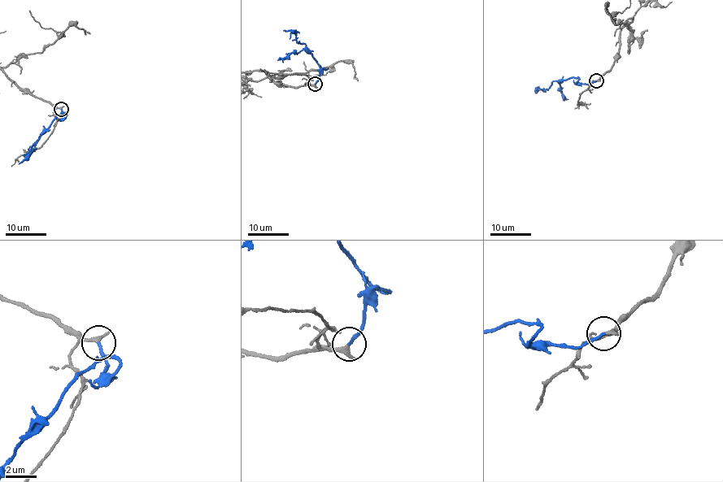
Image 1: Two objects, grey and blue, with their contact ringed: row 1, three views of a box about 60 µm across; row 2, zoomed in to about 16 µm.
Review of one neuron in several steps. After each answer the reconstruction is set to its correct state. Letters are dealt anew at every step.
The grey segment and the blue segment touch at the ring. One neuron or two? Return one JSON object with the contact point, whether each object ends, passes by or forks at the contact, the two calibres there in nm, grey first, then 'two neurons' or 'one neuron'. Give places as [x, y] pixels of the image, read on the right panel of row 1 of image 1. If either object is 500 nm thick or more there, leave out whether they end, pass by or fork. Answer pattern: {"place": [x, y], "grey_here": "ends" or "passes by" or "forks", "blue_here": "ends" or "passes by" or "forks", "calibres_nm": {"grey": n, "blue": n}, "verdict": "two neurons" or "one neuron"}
{"place": [596, 80], "grey_here": "passes by", "blue_here": "ends", "calibres_nm": {"grey": 220, "blue": 160}, "verdict": "one neuron"}

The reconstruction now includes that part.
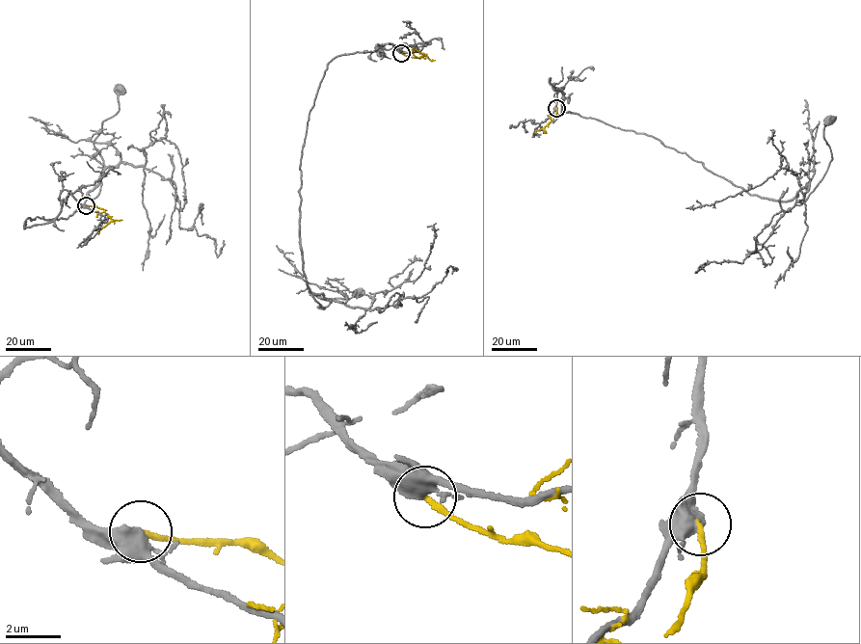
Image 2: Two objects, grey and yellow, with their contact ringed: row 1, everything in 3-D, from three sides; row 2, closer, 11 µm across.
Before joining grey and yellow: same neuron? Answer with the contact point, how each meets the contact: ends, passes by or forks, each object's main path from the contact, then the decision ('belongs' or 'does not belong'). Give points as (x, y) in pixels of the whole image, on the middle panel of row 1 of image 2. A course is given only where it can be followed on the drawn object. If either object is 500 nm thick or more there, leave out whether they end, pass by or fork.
(401, 53) | grey passes by | yellow ends | grey via (401, 52), (377, 44), (336, 56), (302, 150), (307, 287), (323, 308), (359, 291) | yellow via (401, 53), (416, 58), (425, 55), (408, 45) | does not belong

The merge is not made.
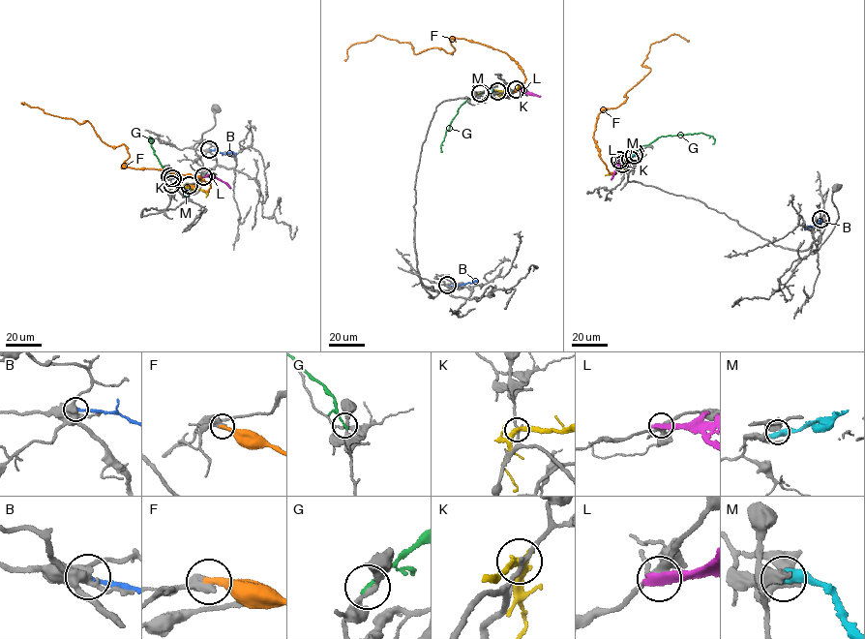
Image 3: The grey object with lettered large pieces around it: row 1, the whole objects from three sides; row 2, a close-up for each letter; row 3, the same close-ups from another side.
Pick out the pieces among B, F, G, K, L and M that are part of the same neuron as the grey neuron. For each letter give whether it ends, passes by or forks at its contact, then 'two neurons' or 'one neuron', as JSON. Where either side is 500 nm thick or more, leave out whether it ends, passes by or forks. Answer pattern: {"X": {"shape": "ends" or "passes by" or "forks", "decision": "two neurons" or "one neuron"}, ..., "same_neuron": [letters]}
{"B": {"shape": "ends", "decision": "two neurons"}, "F": {"shape": "ends", "decision": "two neurons"}, "G": {"shape": "ends", "decision": "two neurons"}, "K": {"shape": "passes by", "decision": "two neurons"}, "L": {"shape": "ends", "decision": "two neurons"}, "M": {"decision": "two neurons"}, "same_neuron": []}

